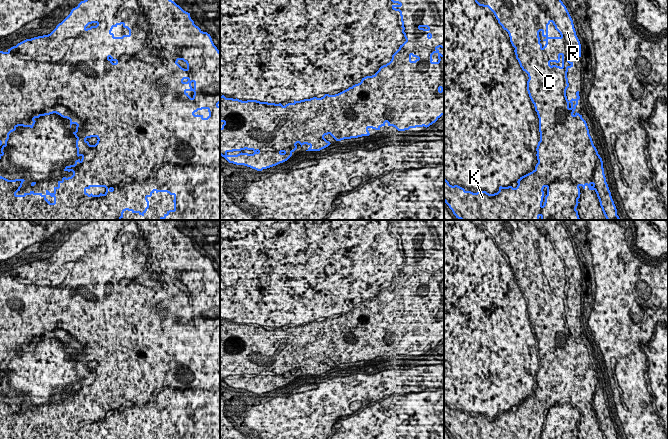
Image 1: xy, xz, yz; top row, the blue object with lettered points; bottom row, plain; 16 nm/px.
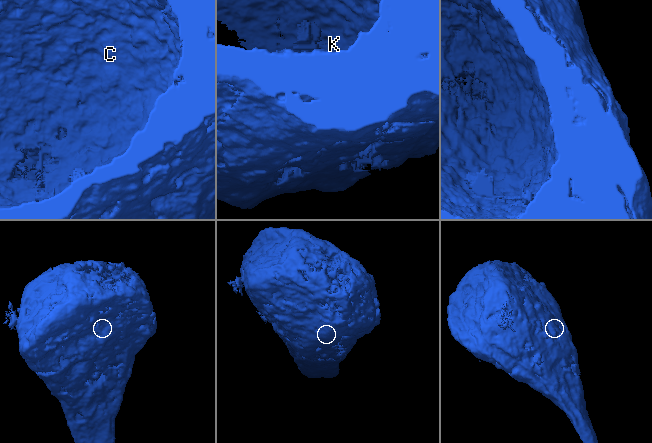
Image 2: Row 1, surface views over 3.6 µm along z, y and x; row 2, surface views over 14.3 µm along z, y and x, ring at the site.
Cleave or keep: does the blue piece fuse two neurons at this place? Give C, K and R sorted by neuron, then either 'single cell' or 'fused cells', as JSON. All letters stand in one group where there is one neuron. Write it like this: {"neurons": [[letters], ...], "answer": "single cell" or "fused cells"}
{"neurons": [["C", "K", "R"]], "answer": "single cell"}

